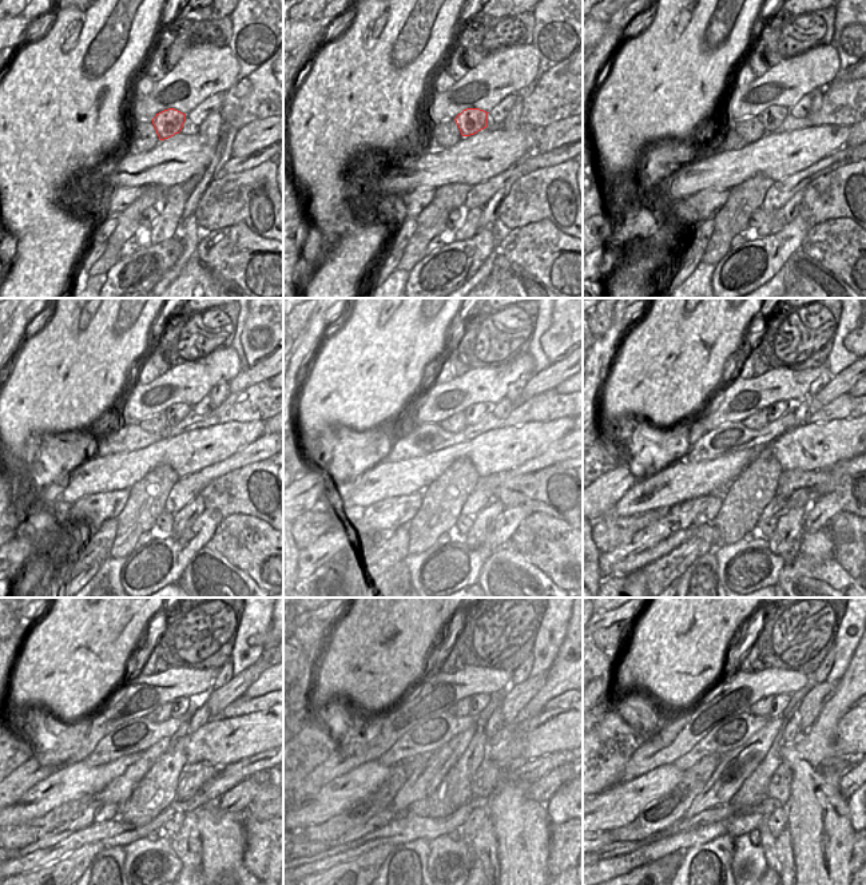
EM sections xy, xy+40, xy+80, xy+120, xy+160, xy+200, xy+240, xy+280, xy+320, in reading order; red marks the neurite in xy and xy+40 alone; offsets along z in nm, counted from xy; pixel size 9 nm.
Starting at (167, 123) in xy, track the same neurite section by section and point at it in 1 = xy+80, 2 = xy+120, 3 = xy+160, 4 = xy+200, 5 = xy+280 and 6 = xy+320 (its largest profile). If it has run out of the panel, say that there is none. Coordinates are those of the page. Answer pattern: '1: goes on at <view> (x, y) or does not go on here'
1: goes on at xy+80 (771, 118)
2: goes on at xy+120 (175, 413)
3: goes on at xy+160 (473, 413)
4: goes on at xy+200 (777, 409)
5: goes on at xy+280 (479, 702)
6: goes on at xy+320 (779, 703)

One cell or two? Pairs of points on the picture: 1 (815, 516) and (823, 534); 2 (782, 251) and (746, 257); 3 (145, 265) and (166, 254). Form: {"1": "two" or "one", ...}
{"1": "two", "2": "one", "3": "one"}

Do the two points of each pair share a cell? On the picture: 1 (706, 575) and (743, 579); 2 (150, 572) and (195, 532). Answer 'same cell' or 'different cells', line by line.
1: different cells
2: same cell

